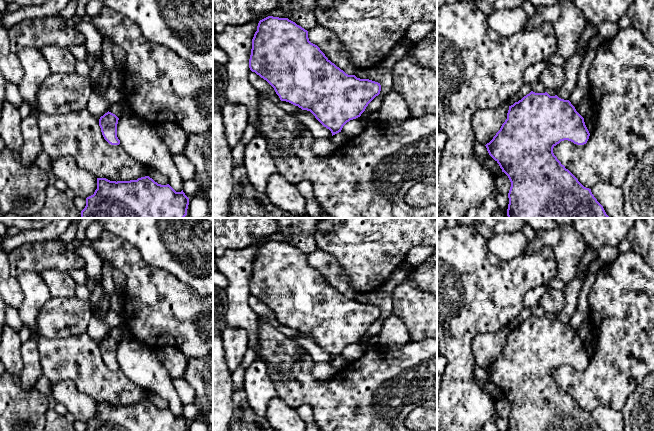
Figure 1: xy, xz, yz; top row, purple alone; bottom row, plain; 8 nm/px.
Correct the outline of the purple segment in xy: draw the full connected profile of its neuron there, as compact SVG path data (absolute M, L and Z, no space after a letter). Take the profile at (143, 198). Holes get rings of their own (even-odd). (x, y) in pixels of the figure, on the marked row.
M149 176L130 181L97 178L97 189L86 198L81 218L184 218L189 198L183 190L176 192L169 184L161 185Z

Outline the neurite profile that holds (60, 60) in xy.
M47 46L40 49L52 74L70 74L75 72L77 59L68 48Z

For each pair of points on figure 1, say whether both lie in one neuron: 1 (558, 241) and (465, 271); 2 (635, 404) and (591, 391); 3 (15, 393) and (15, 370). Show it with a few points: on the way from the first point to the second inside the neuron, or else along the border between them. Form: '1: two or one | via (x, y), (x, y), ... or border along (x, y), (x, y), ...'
1: two | border along (545, 247), (531, 253), (522, 254)
2: two | border along (641, 383), (627, 398), (620, 410)
3: two | border along (10, 373), (17, 377)

